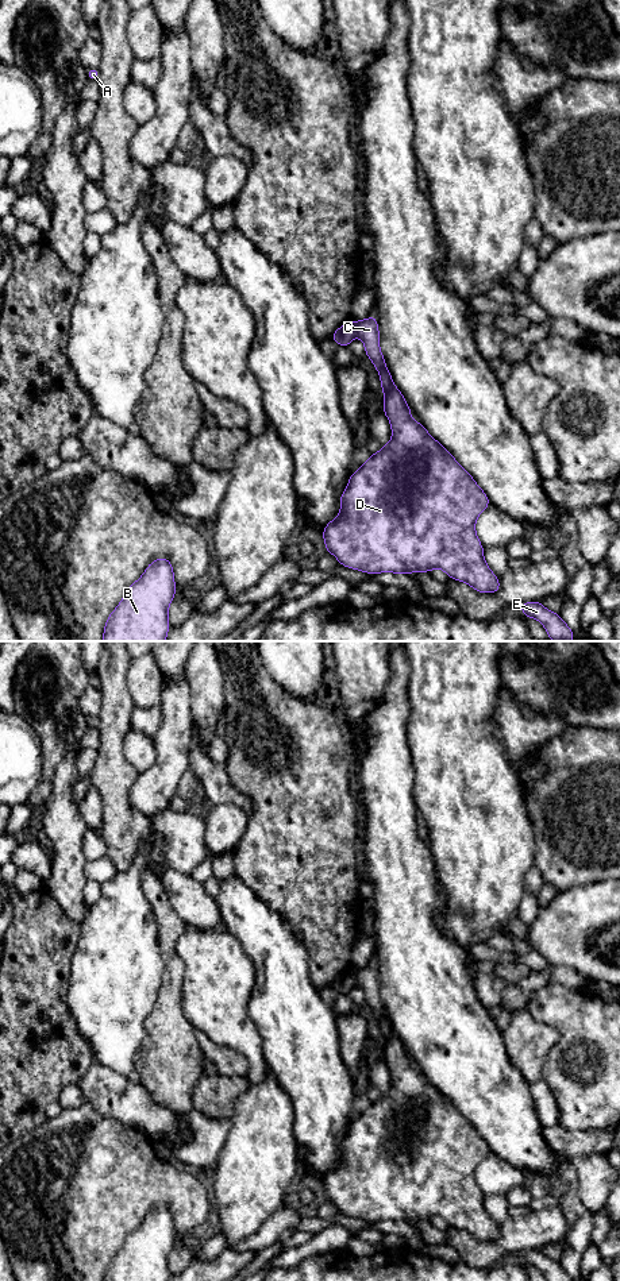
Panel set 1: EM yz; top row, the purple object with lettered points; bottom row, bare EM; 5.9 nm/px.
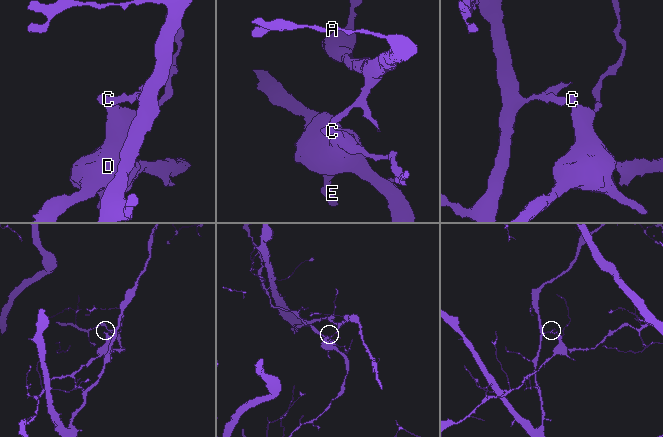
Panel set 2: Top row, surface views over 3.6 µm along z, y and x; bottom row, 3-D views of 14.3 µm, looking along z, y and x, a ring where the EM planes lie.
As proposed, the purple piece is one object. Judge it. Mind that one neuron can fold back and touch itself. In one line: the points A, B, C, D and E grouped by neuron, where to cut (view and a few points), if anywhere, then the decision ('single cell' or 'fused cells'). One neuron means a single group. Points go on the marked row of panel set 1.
groups A B / C D E; cut yz (350, 323), (355, 335); fused cells

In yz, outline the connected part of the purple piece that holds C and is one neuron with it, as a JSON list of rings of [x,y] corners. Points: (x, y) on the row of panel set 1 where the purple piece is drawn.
[[[376,316],[353,321],[355,336],[363,342],[365,354],[377,369],[384,391],[384,414],[392,428],[392,440],[350,475],[346,490],[340,495],[340,512],[323,528],[327,552],[332,553],[340,566],[366,574],[413,574],[443,570],[450,579],[463,582],[481,594],[498,593],[500,580],[485,563],[484,547],[475,532],[478,516],[490,505],[485,491],[474,478],[455,460],[421,423],[411,417],[411,408],[394,385],[380,348],[380,331]]]

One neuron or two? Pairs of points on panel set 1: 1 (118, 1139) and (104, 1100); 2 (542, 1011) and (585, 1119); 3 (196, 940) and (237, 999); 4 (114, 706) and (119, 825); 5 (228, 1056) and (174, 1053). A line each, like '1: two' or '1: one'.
1: two
2: one
3: one
4: one
5: two

